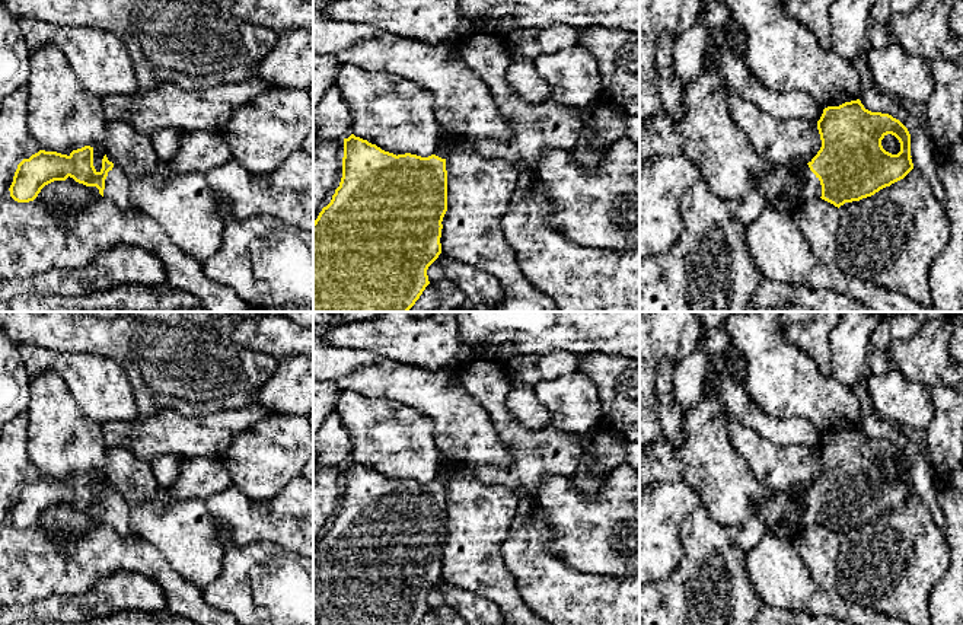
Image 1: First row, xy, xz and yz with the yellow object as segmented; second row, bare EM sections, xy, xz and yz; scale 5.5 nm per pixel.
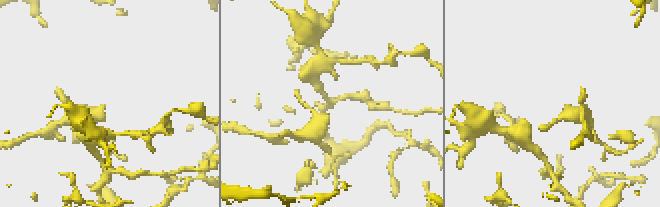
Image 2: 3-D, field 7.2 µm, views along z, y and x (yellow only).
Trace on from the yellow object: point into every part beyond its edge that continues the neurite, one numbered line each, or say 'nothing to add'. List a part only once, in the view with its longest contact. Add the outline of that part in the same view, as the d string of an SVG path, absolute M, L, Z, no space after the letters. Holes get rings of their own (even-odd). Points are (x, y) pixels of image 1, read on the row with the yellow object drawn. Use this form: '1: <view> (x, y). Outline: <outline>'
1: yz (810, 185). Outline: M806 165L801 173L801 203L807 200L820 200L822 185L819 178Z

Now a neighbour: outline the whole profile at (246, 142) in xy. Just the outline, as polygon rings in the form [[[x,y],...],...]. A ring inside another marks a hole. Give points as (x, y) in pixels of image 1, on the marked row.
[[[270,87],[239,108],[223,137],[232,156],[253,173],[274,172],[291,153],[302,150],[304,137],[313,130],[313,101],[306,89]]]

